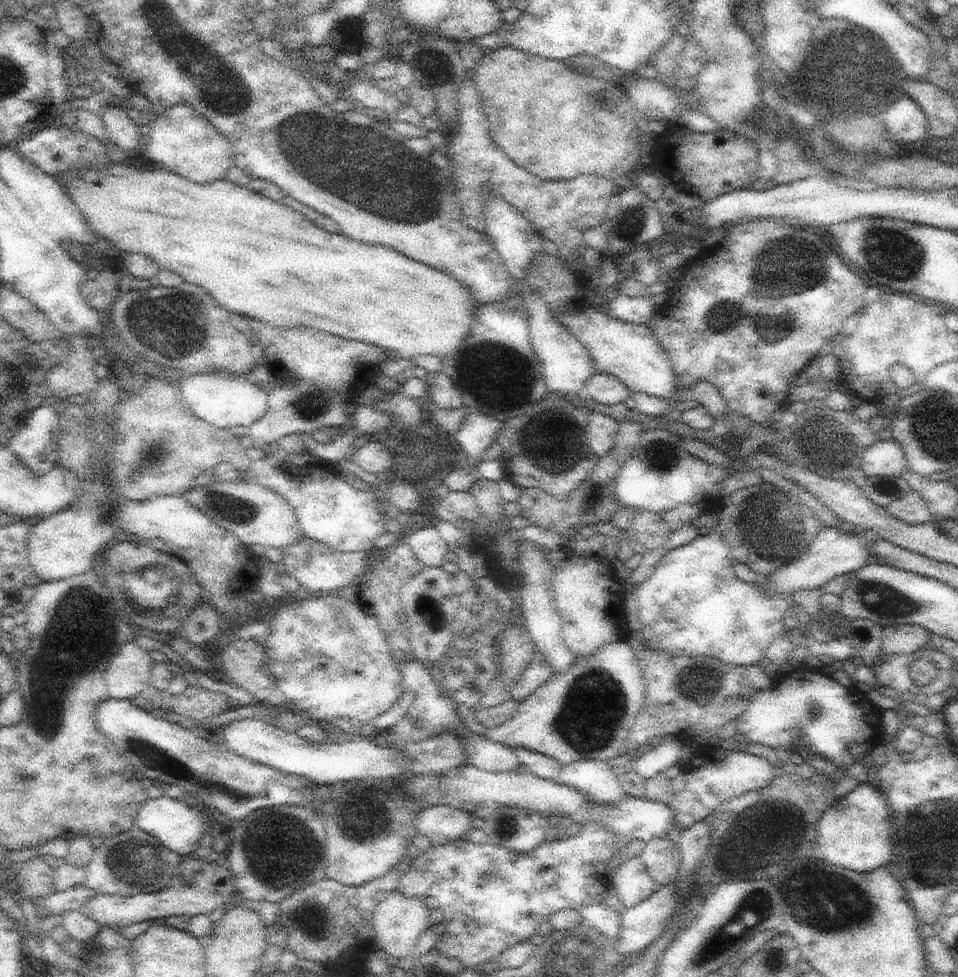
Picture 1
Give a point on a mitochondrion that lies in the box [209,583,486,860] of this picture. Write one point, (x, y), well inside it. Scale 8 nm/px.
(364, 825)

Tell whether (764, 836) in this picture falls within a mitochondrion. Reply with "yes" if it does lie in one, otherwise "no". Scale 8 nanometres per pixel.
yes

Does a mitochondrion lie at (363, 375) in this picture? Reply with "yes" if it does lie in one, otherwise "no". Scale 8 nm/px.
no

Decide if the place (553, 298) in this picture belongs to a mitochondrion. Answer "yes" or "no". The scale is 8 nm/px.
no

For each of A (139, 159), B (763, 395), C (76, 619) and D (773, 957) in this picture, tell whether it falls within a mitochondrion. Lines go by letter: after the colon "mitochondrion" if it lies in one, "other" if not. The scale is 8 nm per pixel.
A: other
B: other
C: mitochondrion
D: mitochondrion

